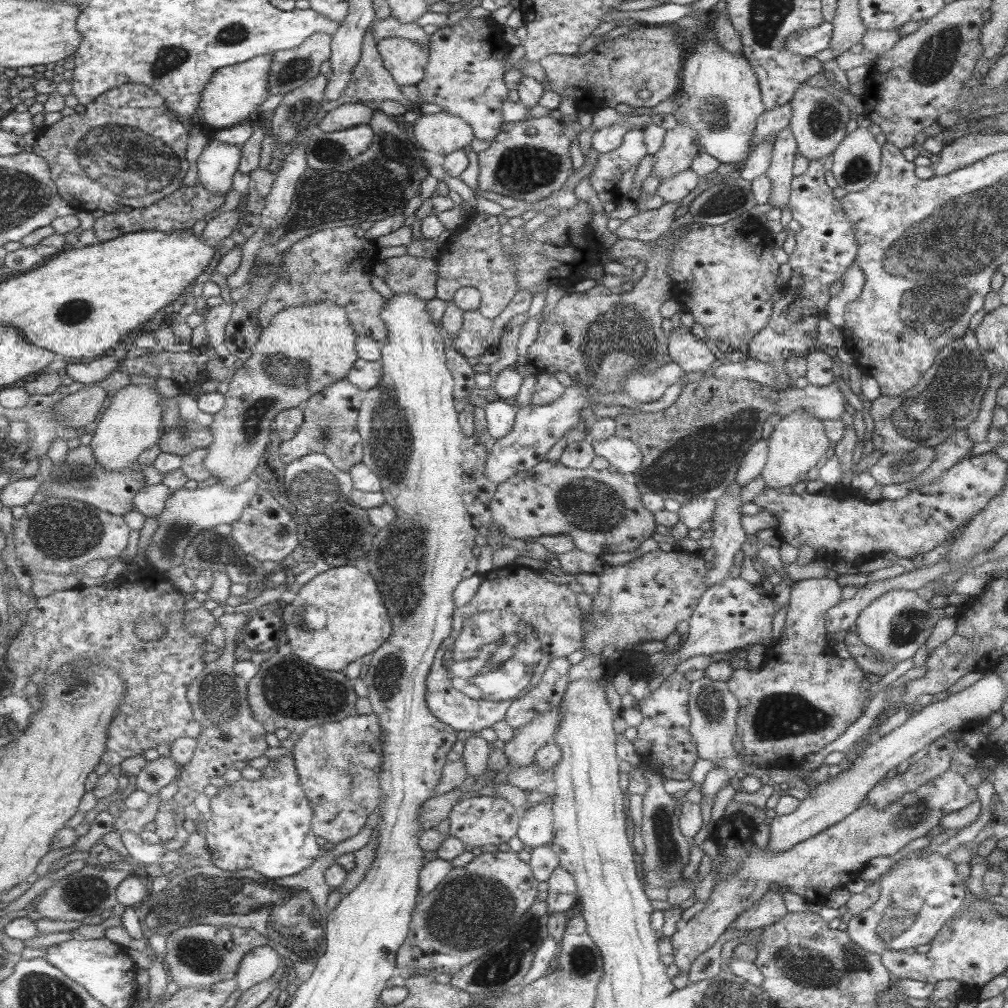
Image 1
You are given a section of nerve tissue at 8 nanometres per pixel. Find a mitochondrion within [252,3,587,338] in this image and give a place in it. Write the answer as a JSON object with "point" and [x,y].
{"point":[325,198]}

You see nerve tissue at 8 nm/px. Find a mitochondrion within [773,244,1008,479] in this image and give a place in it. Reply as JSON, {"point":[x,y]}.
{"point":[951,391]}

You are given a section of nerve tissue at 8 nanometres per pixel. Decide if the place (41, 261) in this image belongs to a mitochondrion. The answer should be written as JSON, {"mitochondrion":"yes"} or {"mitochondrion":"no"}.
{"mitochondrion":"no"}

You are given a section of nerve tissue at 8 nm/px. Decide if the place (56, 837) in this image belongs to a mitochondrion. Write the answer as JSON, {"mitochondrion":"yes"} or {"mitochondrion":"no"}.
{"mitochondrion":"no"}

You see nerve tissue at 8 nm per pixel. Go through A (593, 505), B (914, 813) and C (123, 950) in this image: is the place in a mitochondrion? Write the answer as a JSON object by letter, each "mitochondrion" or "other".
{"A":"mitochondrion","B":"mitochondrion","C":"other"}

